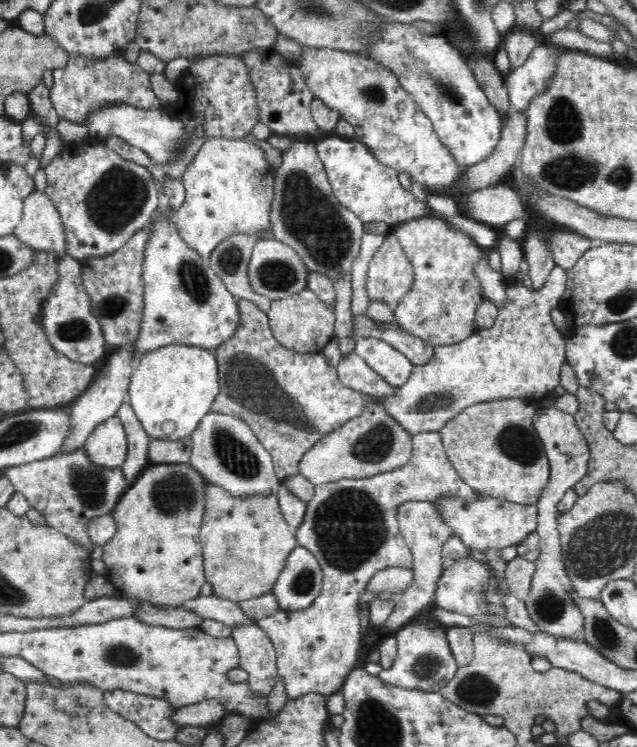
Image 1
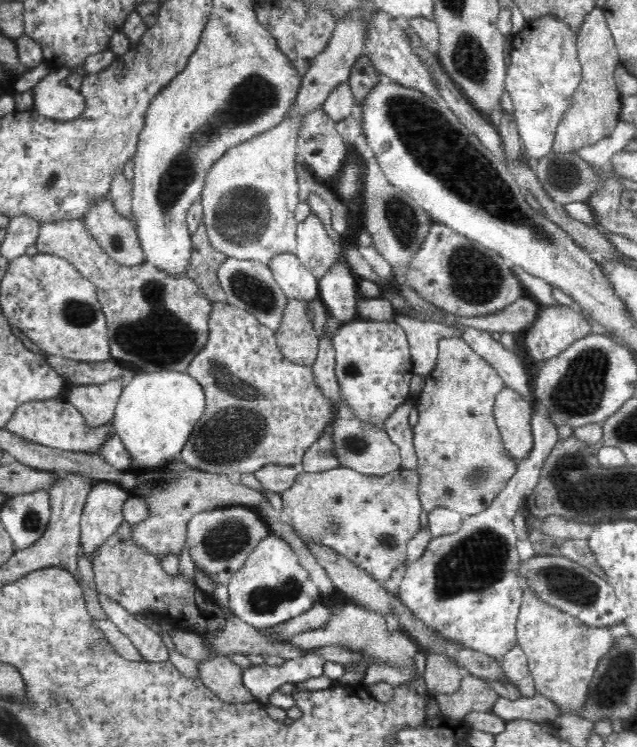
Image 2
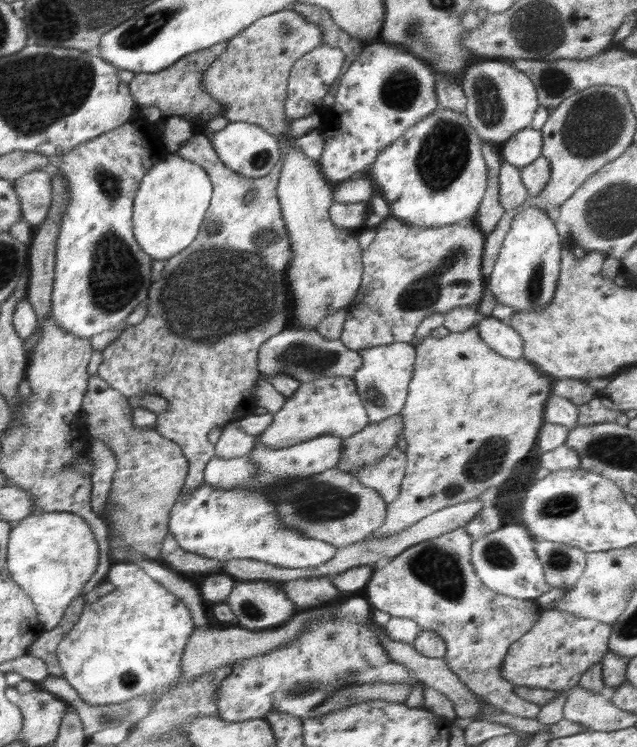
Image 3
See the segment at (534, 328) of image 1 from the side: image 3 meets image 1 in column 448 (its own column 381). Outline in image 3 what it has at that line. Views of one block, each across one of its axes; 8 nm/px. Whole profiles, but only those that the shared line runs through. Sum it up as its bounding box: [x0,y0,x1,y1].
[353,342,416,424]

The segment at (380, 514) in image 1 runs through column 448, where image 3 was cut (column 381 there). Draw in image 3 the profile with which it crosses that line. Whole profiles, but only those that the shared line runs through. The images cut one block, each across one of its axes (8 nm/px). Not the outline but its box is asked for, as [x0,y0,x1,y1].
[352,446,408,502]

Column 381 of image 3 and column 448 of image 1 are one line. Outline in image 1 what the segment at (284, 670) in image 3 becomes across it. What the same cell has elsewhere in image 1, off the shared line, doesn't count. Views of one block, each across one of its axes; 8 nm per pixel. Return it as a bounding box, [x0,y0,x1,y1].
[377,617,460,693]

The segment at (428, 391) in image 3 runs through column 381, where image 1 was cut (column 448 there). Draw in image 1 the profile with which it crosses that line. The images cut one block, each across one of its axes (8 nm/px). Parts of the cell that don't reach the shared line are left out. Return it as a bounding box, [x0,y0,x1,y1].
[379,501,454,635]

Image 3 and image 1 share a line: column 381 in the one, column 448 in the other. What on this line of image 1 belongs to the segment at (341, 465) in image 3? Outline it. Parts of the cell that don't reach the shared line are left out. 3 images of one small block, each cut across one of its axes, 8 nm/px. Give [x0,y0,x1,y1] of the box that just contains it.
[440,398,550,505]

